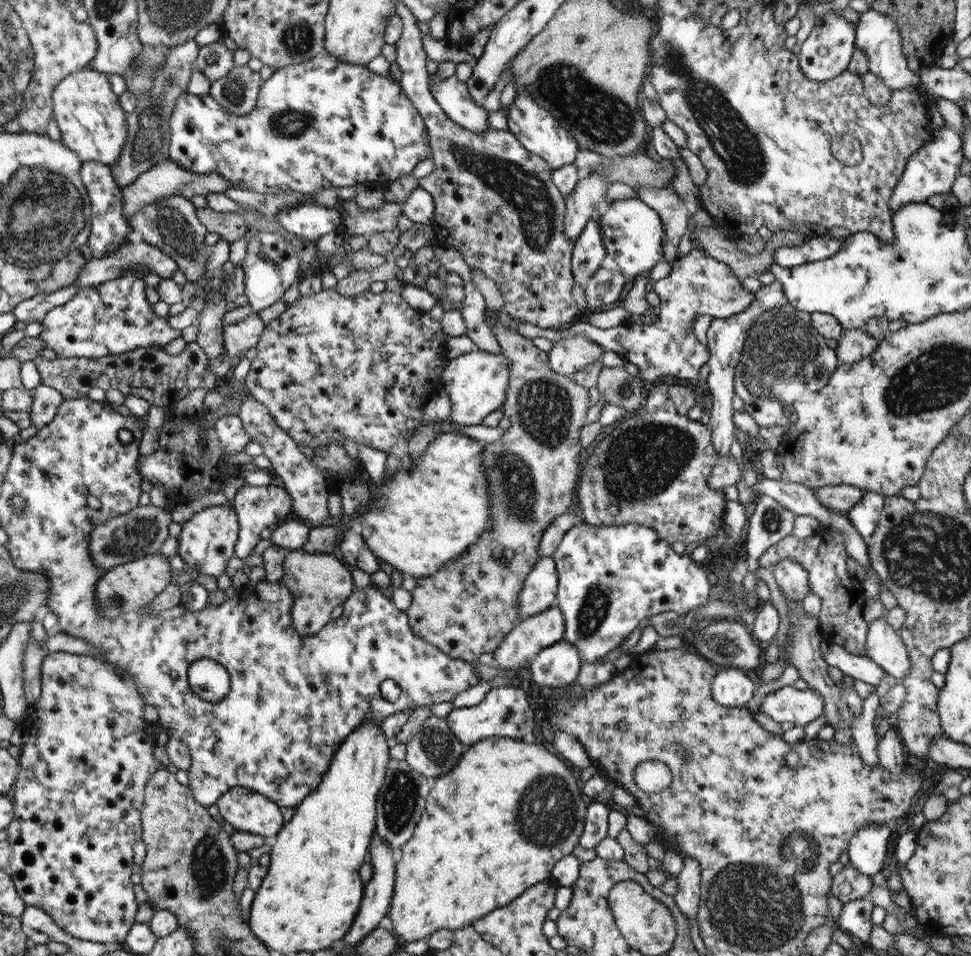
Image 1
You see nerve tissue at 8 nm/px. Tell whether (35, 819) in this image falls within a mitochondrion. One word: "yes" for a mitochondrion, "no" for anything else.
no

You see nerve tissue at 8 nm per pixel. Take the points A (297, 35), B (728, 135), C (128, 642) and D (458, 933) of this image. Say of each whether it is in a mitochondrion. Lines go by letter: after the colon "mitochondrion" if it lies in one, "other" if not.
A: mitochondrion
B: mitochondrion
C: mitochondrion
D: other

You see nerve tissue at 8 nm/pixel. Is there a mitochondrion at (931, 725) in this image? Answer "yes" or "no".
no

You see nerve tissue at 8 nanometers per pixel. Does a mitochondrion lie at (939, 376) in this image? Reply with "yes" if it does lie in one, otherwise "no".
yes

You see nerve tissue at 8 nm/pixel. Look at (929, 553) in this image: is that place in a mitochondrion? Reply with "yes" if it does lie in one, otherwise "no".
yes

